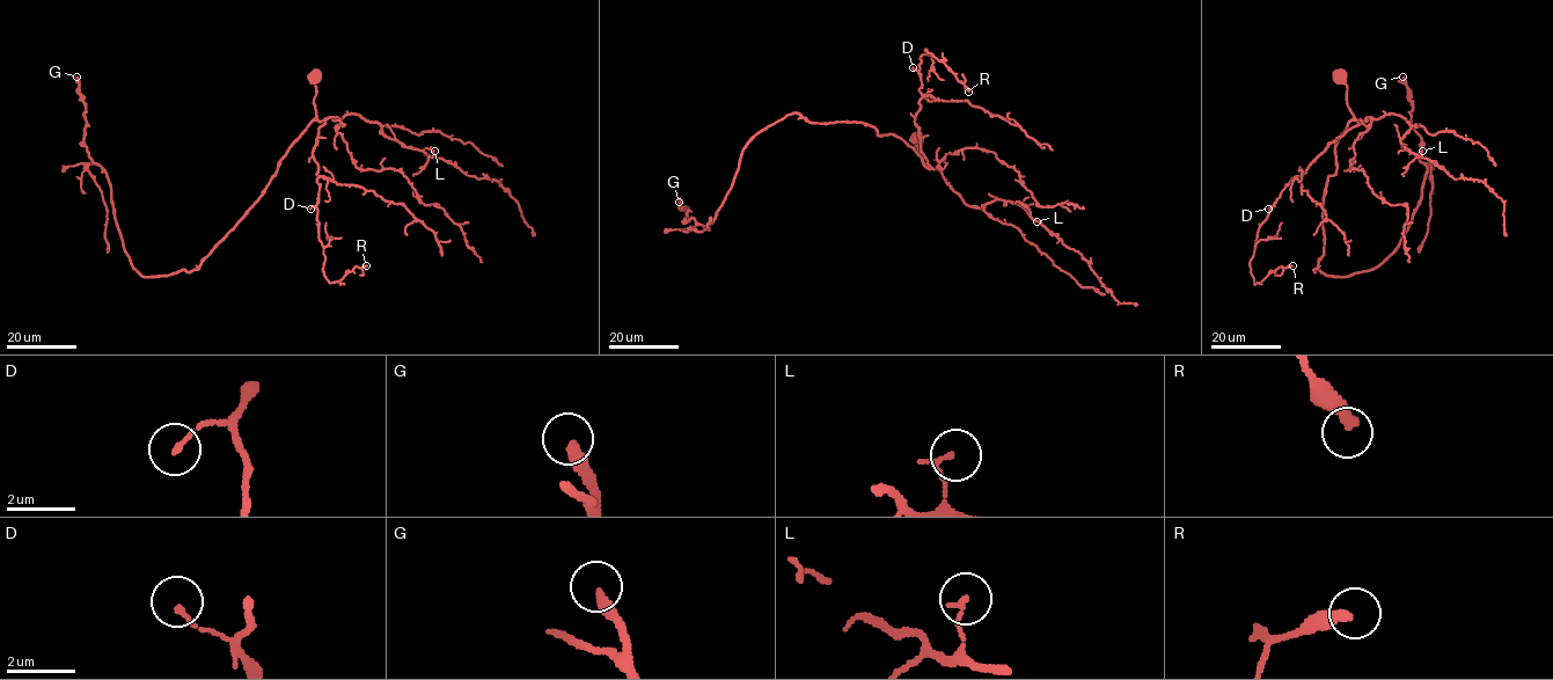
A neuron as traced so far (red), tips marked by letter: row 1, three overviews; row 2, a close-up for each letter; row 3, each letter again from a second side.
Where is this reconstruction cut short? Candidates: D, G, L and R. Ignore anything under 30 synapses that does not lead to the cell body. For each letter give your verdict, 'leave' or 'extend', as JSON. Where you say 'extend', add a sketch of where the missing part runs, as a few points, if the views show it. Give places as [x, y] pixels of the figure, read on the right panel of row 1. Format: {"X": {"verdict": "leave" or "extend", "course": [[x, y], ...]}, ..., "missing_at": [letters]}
{"D": {"verdict": "leave"}, "G": {"verdict": "extend"}, "L": {"verdict": "leave"}, "R": {"verdict": "leave"}, "missing_at": ["G"]}

